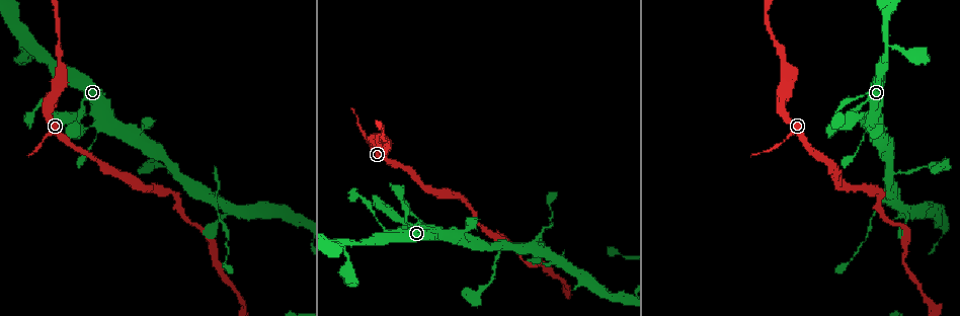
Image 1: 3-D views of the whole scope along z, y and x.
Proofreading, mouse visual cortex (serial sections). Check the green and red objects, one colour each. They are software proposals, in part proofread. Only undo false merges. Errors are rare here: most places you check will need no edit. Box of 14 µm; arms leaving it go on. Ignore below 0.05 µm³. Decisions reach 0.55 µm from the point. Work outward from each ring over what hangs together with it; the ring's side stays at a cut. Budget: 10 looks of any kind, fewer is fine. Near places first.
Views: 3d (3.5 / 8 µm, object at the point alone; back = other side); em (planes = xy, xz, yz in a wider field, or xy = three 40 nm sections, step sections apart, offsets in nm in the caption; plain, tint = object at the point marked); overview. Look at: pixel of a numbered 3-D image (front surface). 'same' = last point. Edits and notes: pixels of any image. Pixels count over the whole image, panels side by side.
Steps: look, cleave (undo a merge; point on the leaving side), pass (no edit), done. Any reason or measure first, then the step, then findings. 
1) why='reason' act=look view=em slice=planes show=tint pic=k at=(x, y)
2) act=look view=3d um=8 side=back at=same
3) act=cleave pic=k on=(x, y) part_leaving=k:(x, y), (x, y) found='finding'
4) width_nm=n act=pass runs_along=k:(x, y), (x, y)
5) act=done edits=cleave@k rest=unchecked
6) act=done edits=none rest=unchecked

why='thick turns thin' act=look view=3d um=3.5 pic=1 at=(781, 108)

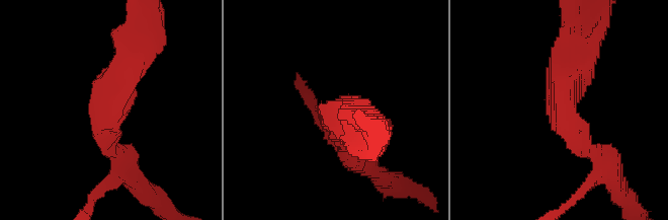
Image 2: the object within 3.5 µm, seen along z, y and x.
act=look view=em slice=xy step=5 show=plain pic=2 at=(564, 112)

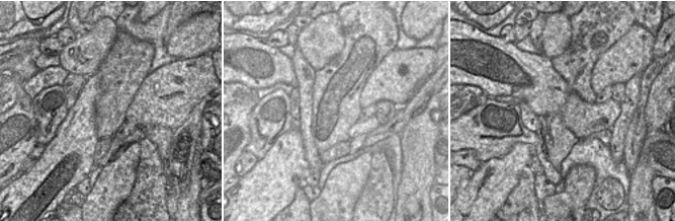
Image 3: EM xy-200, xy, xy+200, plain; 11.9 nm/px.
why='where the object lies' act=look view=em slice=xy step=5 show=tint at=same

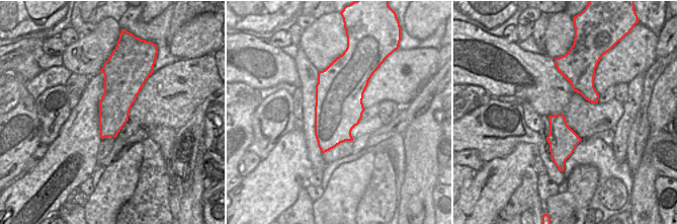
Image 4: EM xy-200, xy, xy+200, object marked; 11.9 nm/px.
width_nm=550 act=pass runs_along=2:(609, 161), (565, 121), (570, 52) found='all the same cell'

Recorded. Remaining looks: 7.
why='thin arm on a thick one' act=look view=3d um=3.5 side=back pic=1 at=(400, 234)

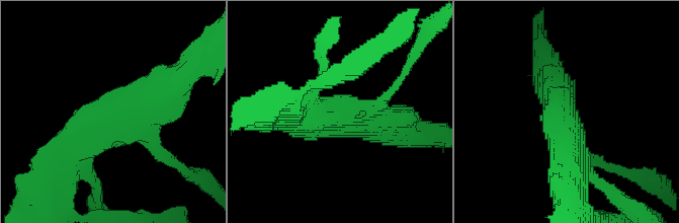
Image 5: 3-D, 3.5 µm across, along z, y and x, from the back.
arms=3 arm_widths_nm=200,500,600 why='shape alone is not enough' act=look view=em slice=planes show=tint pic=5 at=(119, 110)

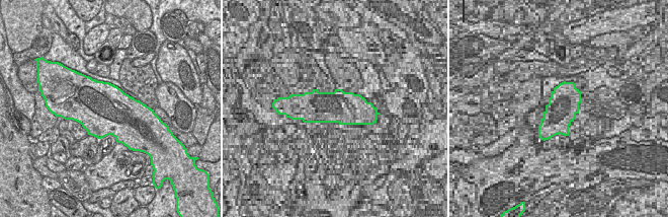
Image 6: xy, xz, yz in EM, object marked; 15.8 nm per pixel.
width_nm=850 act=pass runs_along=5:(69, 158), (124, 104), (177, 80) found='all the same cell'

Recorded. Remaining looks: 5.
why='sharp bend' act=look view=3d um=3.5 pic=1 at=(890, 175)

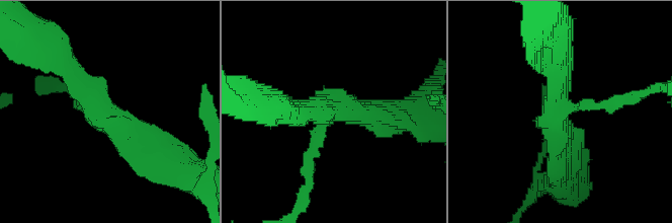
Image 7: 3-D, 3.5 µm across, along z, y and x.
arms=3 arm_widths_nm=150,300,350 act=look view=em slice=xy step=1 show=tint pic=7 at=(98, 109)

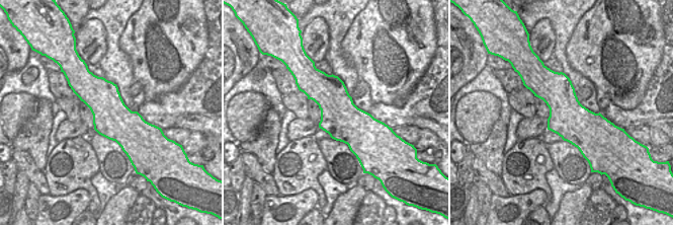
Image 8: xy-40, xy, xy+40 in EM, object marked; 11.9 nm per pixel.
act=pass runs_along=7:(59, 56), (98, 108), (152, 146) found='all the same cell'

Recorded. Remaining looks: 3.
why='thin arm on a thick one' act=look view=3d um=3.5 pic=1 at=(212, 198)

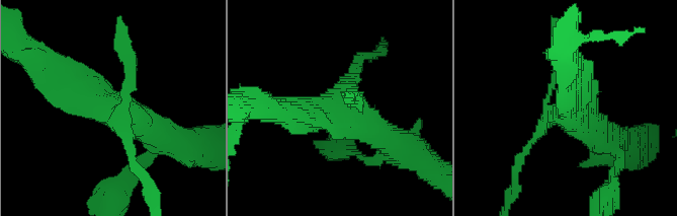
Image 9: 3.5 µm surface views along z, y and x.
why='now the EM' act=look view=em slice=xy step=3 show=tint pic=9 at=(116, 113)

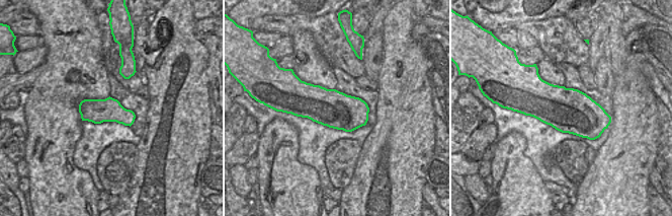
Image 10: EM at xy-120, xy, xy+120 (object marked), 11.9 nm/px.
act=pass runs_along=9:(61, 71), (88, 99), (169, 140) found='all the same cell'

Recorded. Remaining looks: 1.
act=done edits=none rest=unchecked

